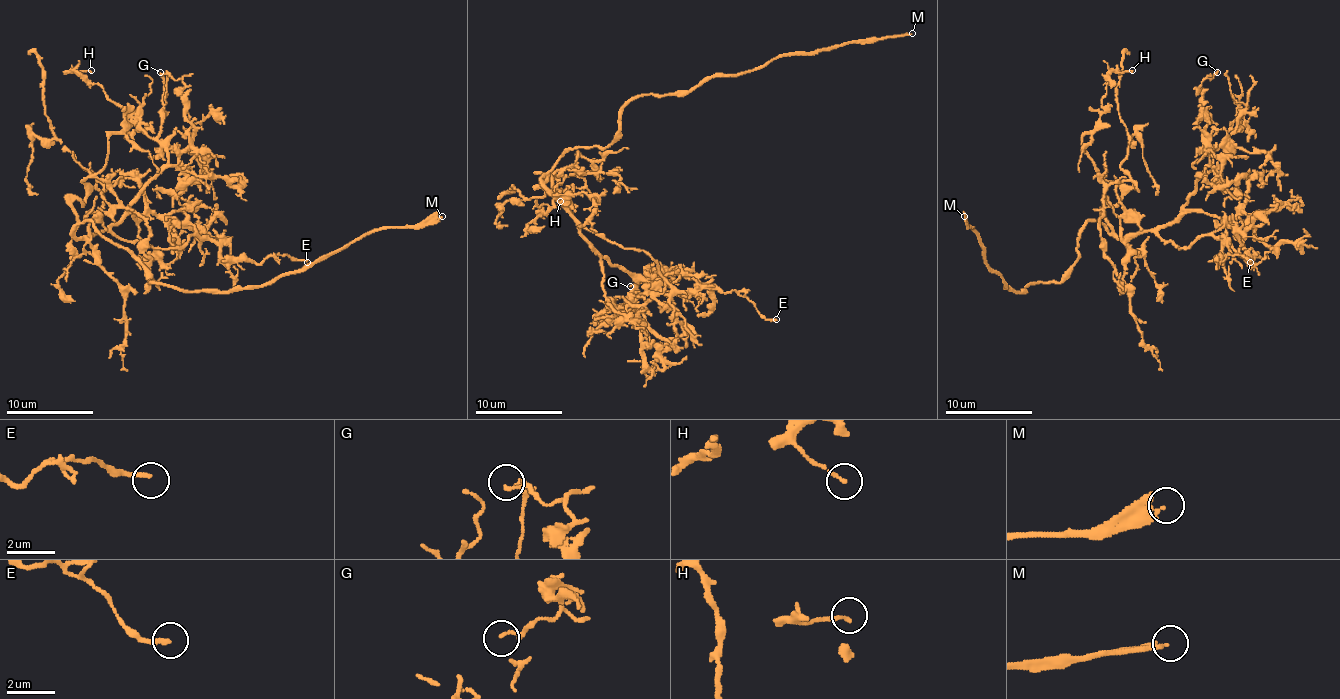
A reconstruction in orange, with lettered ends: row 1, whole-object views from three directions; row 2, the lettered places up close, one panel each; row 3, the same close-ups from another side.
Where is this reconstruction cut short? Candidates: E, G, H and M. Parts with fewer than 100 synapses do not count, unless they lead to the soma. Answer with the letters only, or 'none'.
M

